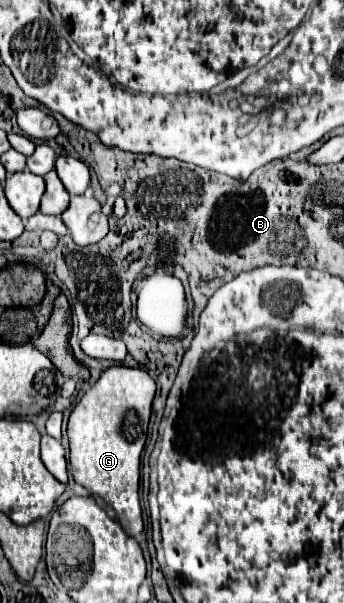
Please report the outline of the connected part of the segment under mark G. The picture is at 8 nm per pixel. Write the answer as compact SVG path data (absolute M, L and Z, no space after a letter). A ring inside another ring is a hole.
M115 365L103 371L99 381L91 389L87 389L87 393L71 411L67 425L69 445L71 445L71 473L75 481L83 485L91 495L99 495L105 503L109 503L115 509L123 531L127 531L127 535L131 537L137 537L143 531L141 505L139 505L139 463L141 463L141 451L147 441L153 397L155 397L155 381L149 377L147 371Z

